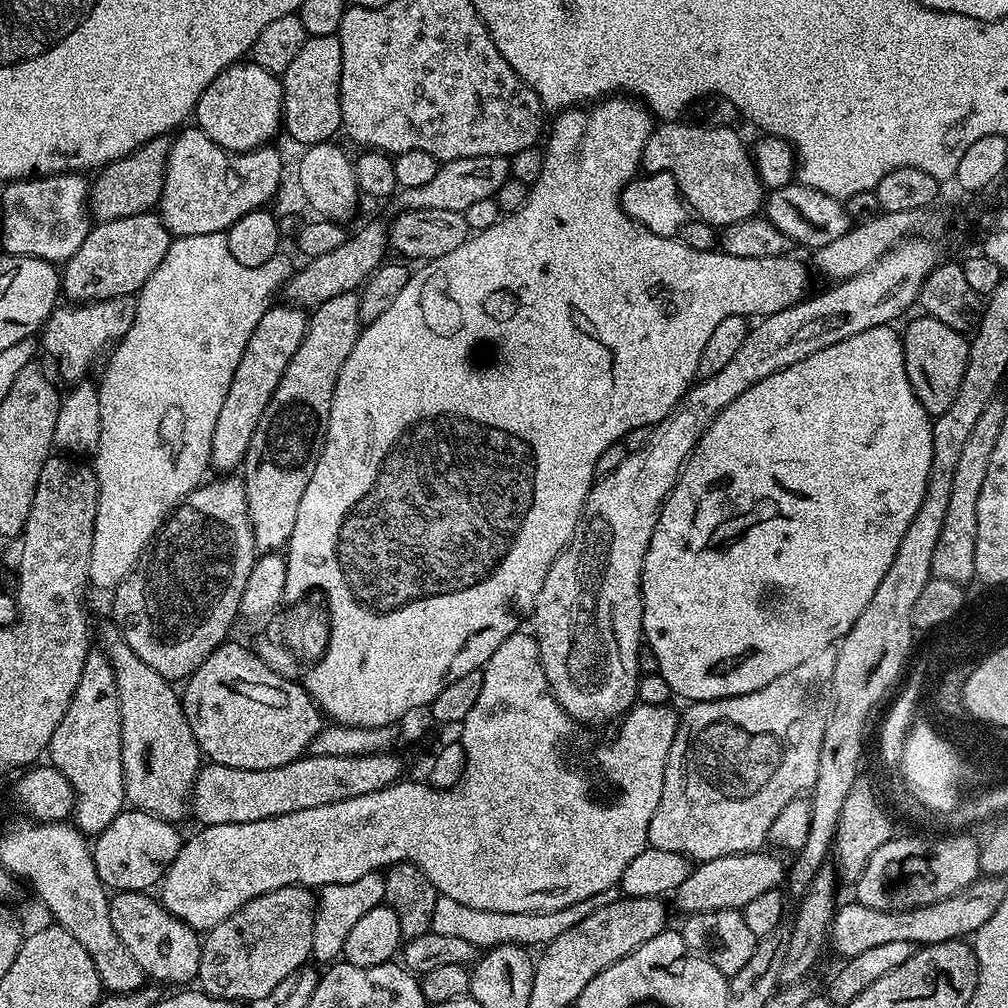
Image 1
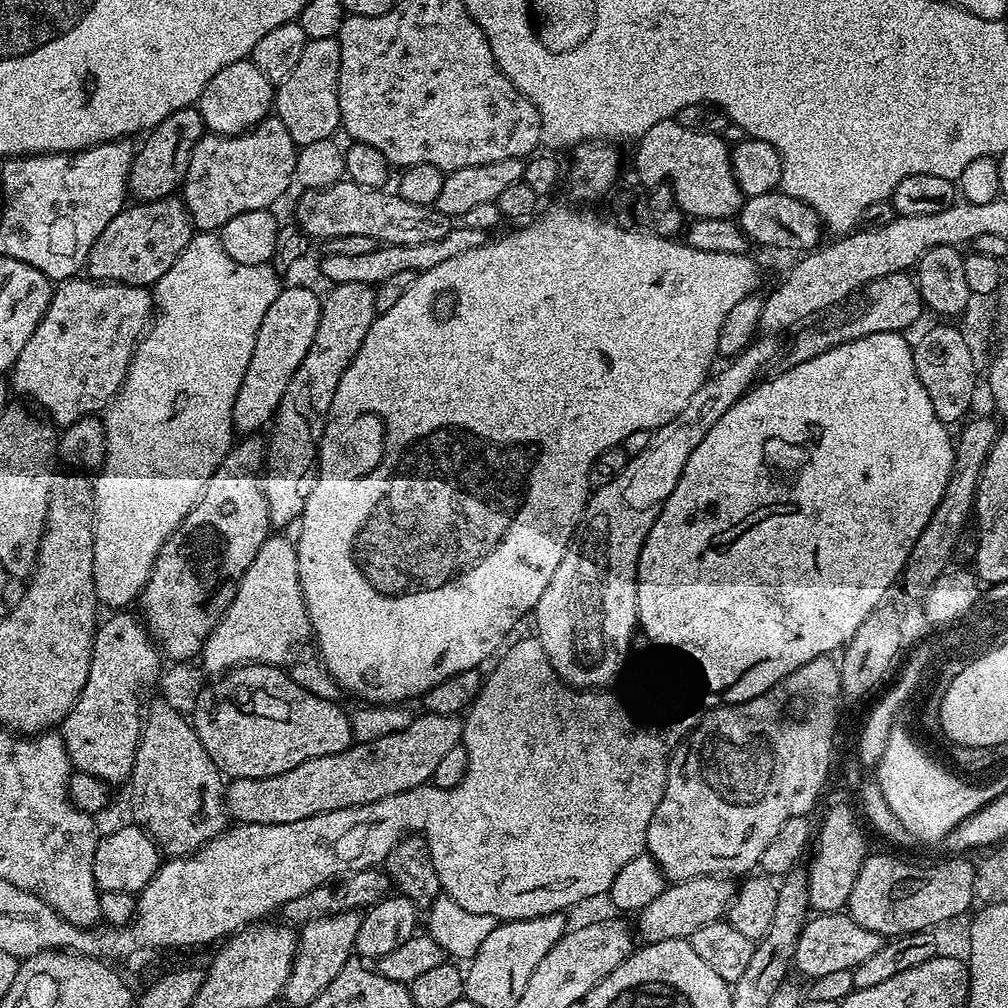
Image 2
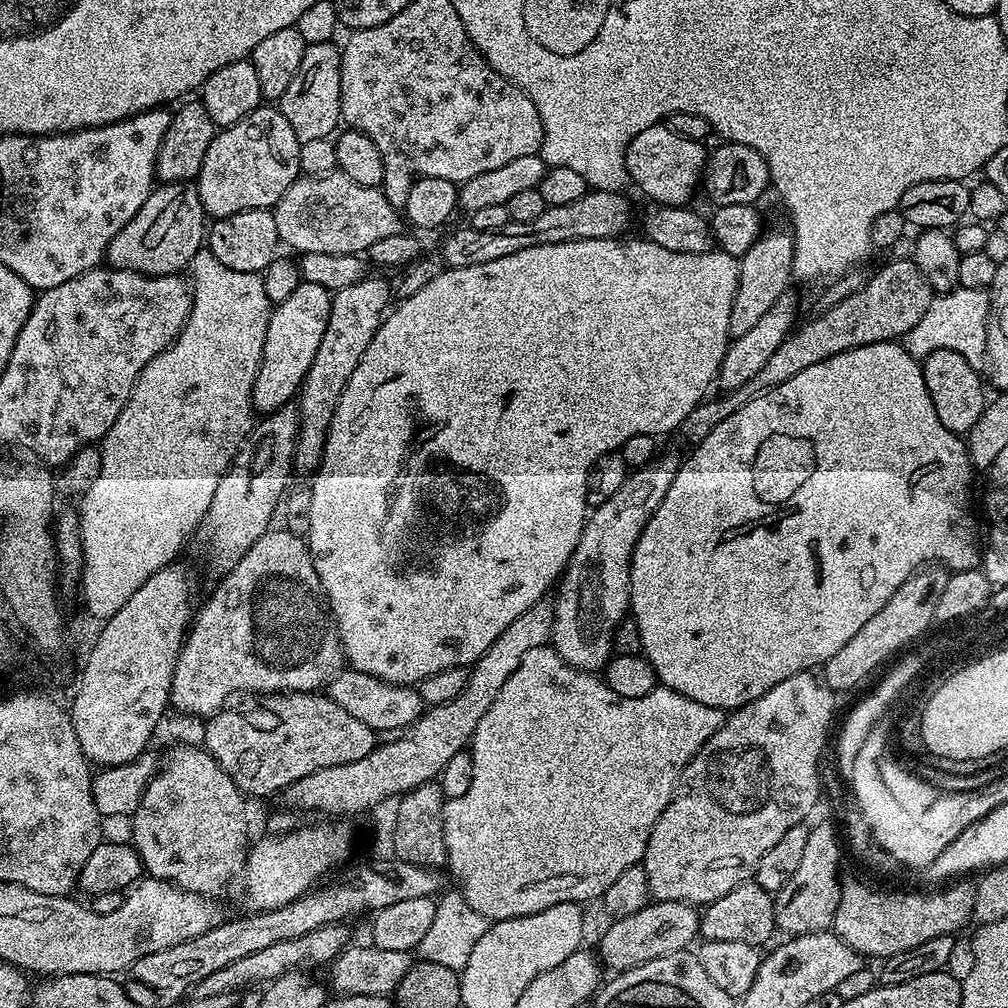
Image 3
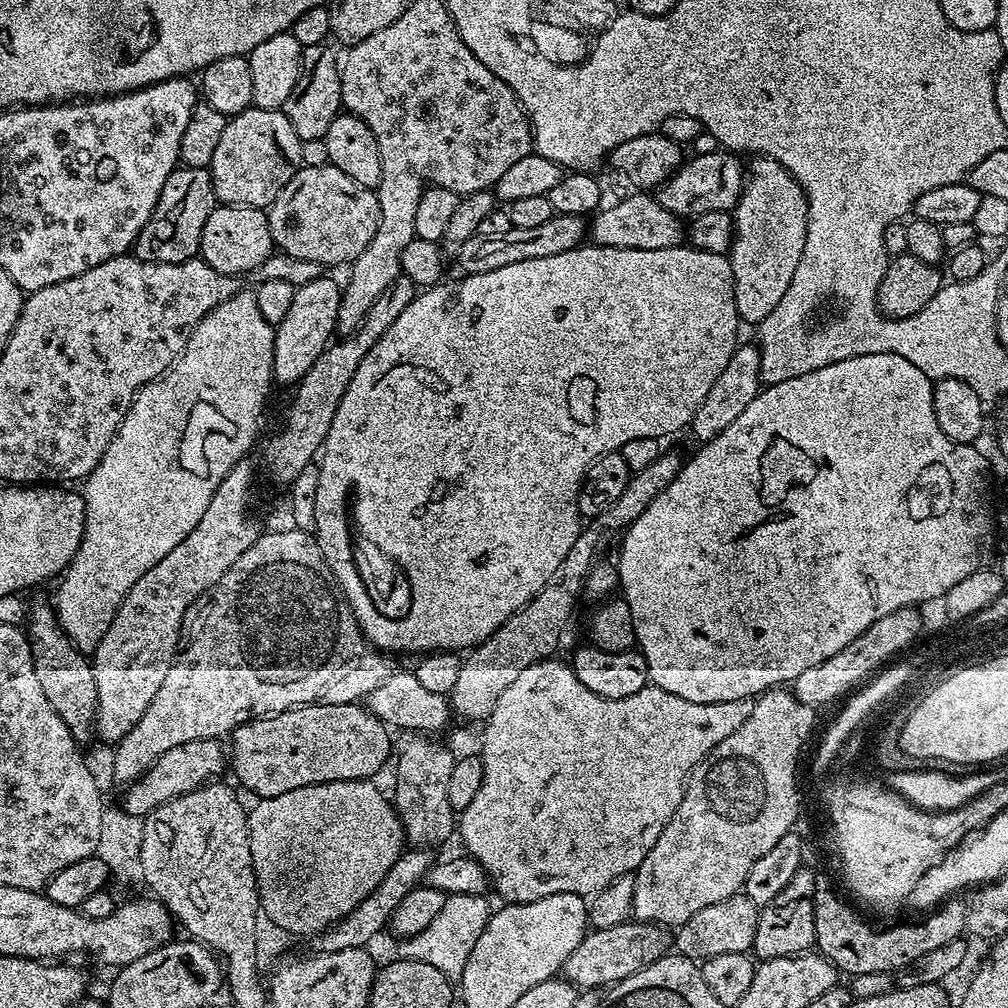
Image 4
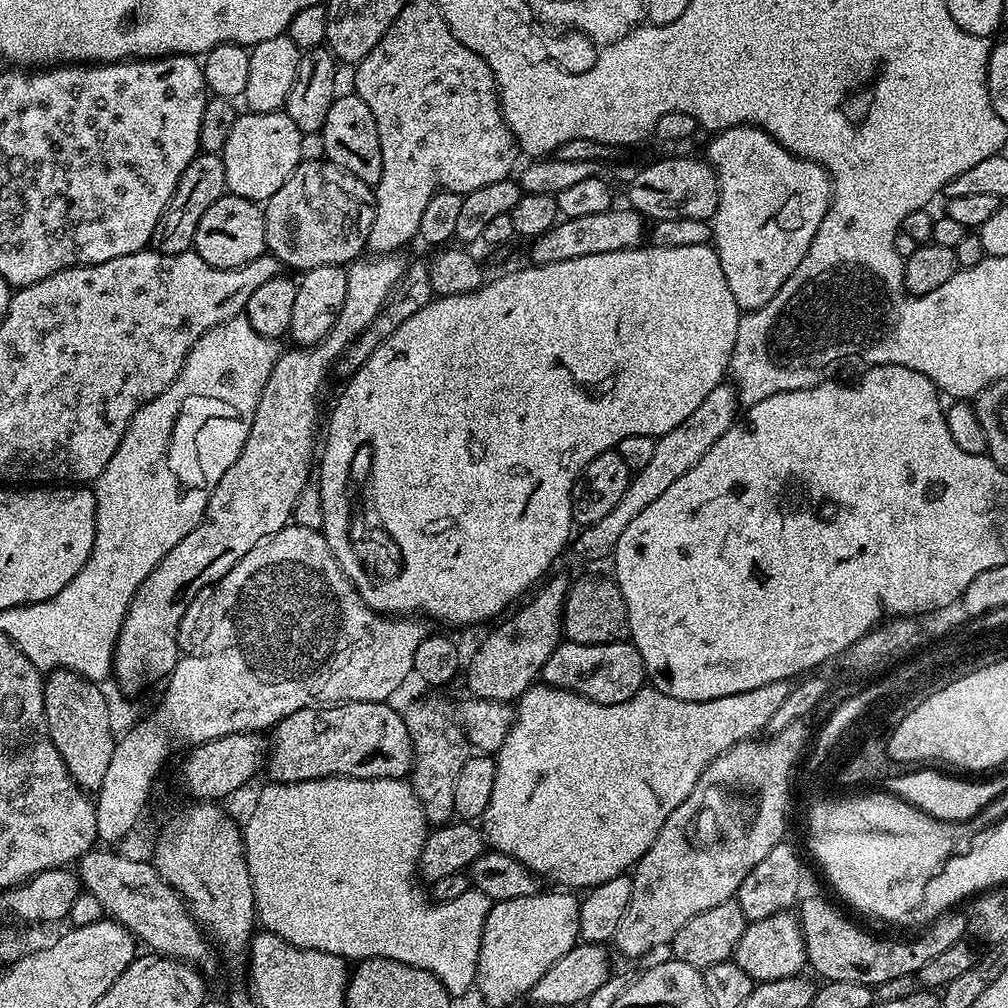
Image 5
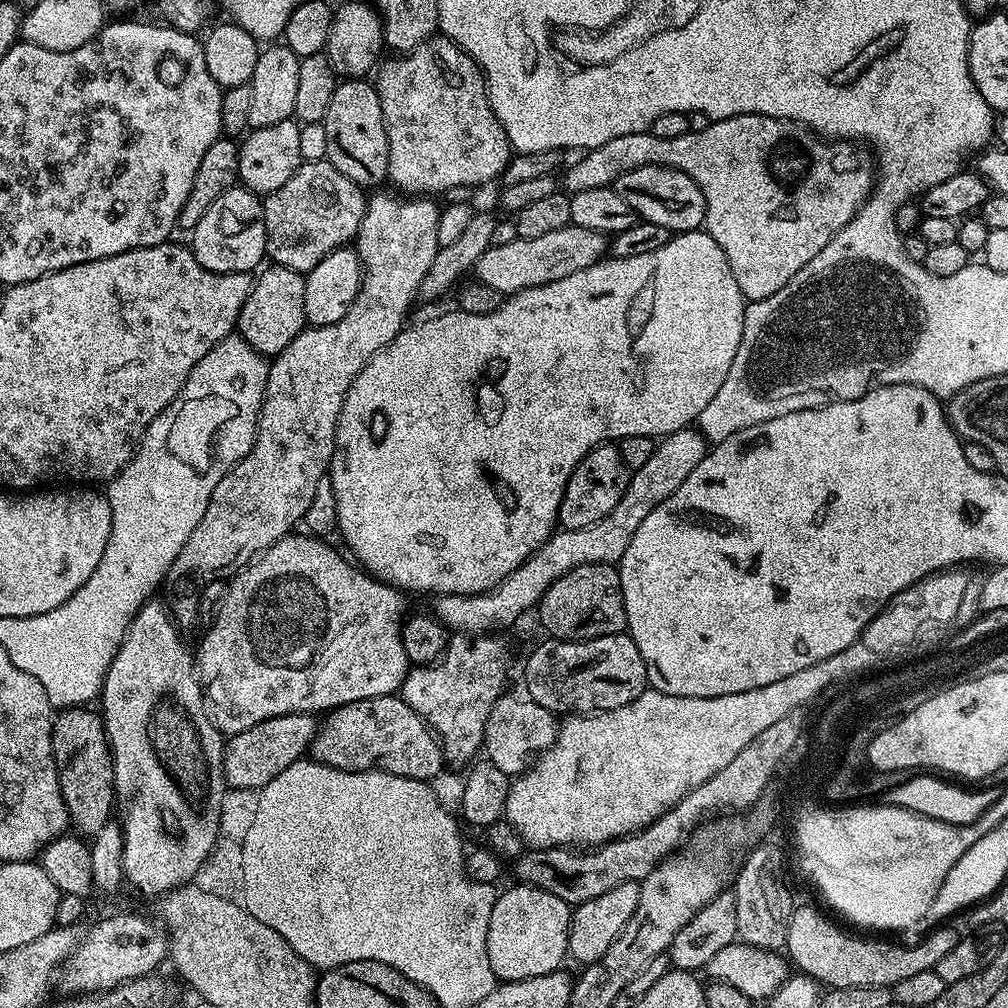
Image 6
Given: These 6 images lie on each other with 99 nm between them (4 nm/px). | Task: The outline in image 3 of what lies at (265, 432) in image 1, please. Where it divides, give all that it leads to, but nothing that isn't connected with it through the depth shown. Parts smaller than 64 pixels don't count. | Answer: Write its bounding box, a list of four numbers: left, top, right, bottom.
[294,274,394,473]

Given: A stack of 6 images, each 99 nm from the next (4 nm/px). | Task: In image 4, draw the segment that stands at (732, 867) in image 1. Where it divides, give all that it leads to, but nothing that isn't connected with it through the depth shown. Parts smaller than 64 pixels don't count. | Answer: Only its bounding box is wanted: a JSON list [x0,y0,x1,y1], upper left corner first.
[562,918,670,990]

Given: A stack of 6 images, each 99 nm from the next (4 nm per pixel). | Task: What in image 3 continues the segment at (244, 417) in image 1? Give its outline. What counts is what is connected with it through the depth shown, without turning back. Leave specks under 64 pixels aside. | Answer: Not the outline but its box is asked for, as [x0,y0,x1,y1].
[252,283,332,414]

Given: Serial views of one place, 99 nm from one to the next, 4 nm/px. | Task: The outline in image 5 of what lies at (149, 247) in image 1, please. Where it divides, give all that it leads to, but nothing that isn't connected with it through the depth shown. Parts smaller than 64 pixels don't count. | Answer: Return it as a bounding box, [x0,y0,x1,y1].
[151,152,226,254]

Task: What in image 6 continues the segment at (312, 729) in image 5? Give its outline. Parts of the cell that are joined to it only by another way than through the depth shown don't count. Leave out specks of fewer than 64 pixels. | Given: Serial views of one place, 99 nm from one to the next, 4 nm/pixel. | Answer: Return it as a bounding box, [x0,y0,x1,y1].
[310,695,442,782]

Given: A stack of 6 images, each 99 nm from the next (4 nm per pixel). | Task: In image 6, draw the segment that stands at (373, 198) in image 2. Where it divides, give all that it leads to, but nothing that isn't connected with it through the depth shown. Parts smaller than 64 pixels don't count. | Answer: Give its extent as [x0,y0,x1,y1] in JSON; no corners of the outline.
[262,159,366,274]

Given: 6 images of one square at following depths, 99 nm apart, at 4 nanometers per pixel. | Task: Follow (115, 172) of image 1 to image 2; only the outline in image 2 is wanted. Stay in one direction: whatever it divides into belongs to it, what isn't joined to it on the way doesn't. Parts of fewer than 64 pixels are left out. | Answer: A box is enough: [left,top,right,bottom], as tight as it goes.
[128,107,206,201]

